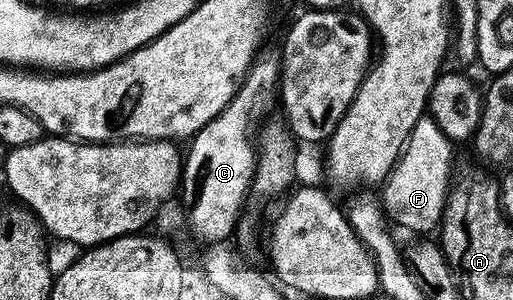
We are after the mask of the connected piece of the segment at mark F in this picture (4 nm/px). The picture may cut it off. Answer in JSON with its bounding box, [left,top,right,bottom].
[382,118,454,234]

